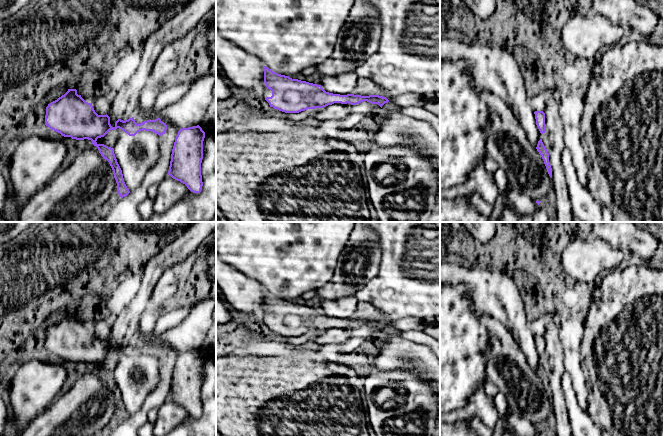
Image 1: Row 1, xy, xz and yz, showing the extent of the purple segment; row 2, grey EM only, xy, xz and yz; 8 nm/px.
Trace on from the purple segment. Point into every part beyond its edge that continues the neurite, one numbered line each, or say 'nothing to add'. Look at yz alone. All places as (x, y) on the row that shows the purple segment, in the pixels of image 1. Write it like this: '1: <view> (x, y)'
nothing to add

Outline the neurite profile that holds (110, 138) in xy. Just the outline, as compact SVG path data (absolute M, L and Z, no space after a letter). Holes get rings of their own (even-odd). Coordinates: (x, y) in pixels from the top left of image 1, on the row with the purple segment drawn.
M117 128L116 130L110 130L104 137L97 139L97 144L104 144L108 147L114 148L116 141L118 140L116 132L121 129Z

